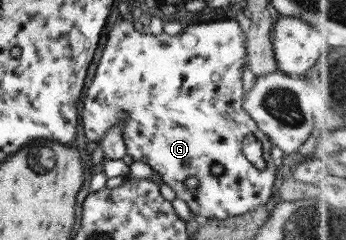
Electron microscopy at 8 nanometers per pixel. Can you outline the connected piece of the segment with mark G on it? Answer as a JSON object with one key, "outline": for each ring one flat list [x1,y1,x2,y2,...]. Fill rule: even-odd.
{"outline":[[233,19,190,24,176,35,163,31,159,35,137,32,129,22,117,21,107,33,95,74,85,89,81,105,82,137,98,142,107,129,121,124,126,154,132,161,151,167,156,180,171,187,176,197,184,201,195,216,224,220,249,210,262,209,271,197,271,187,279,175,279,166,269,157,273,145,268,137,242,109,241,73,246,65,245,42,246,35],[247,135,253,135,261,143,263,169,256,169,243,156,241,145],[213,163,222,167,221,173,215,176,209,172],[189,176,197,178,197,187,189,189,184,186,184,179]]}

